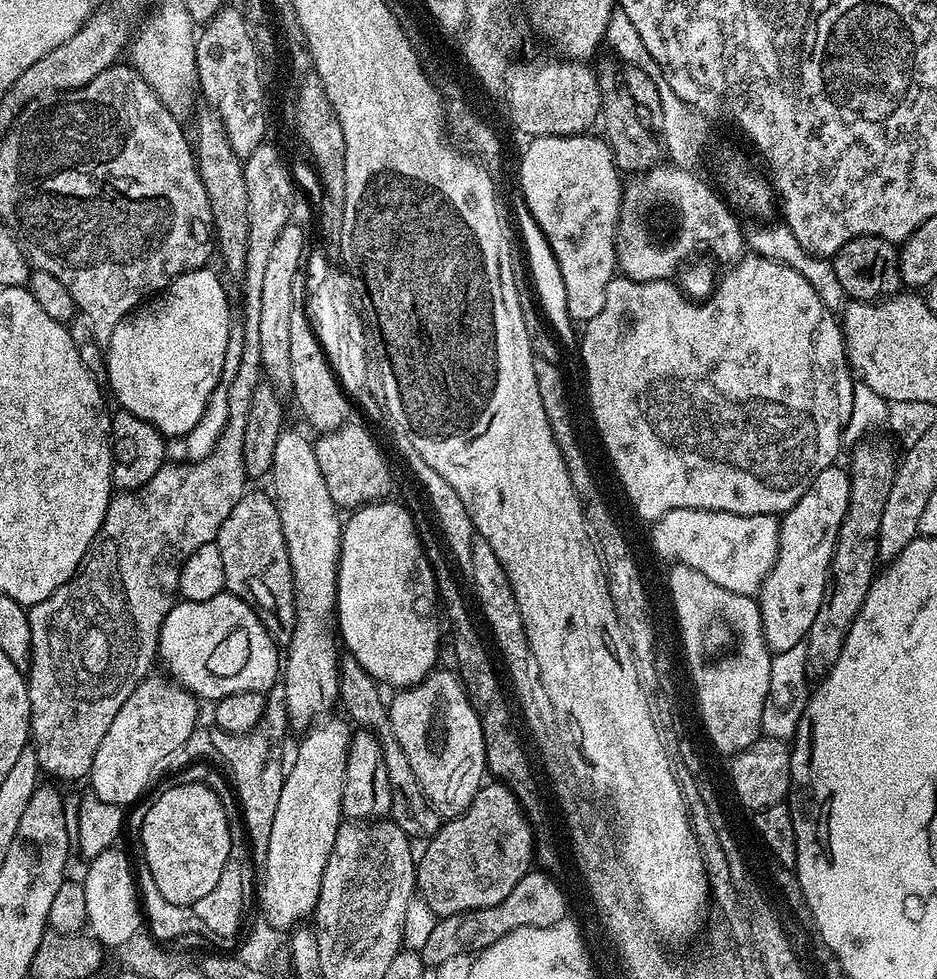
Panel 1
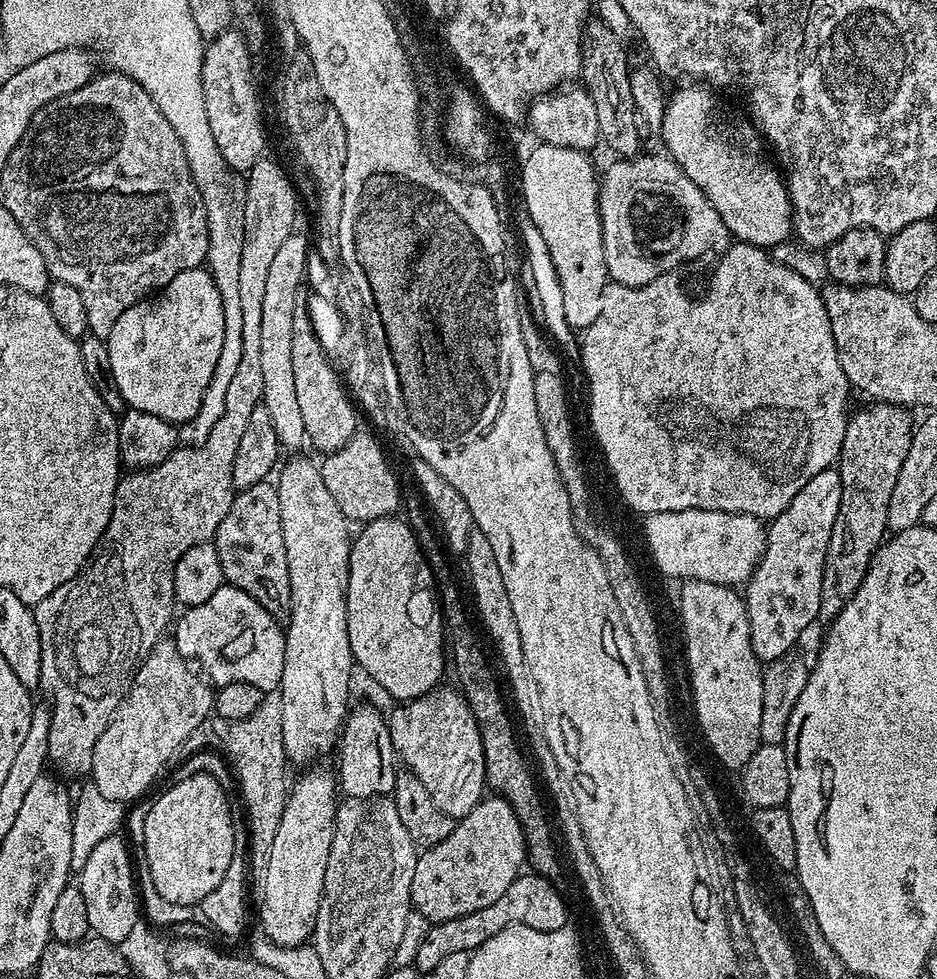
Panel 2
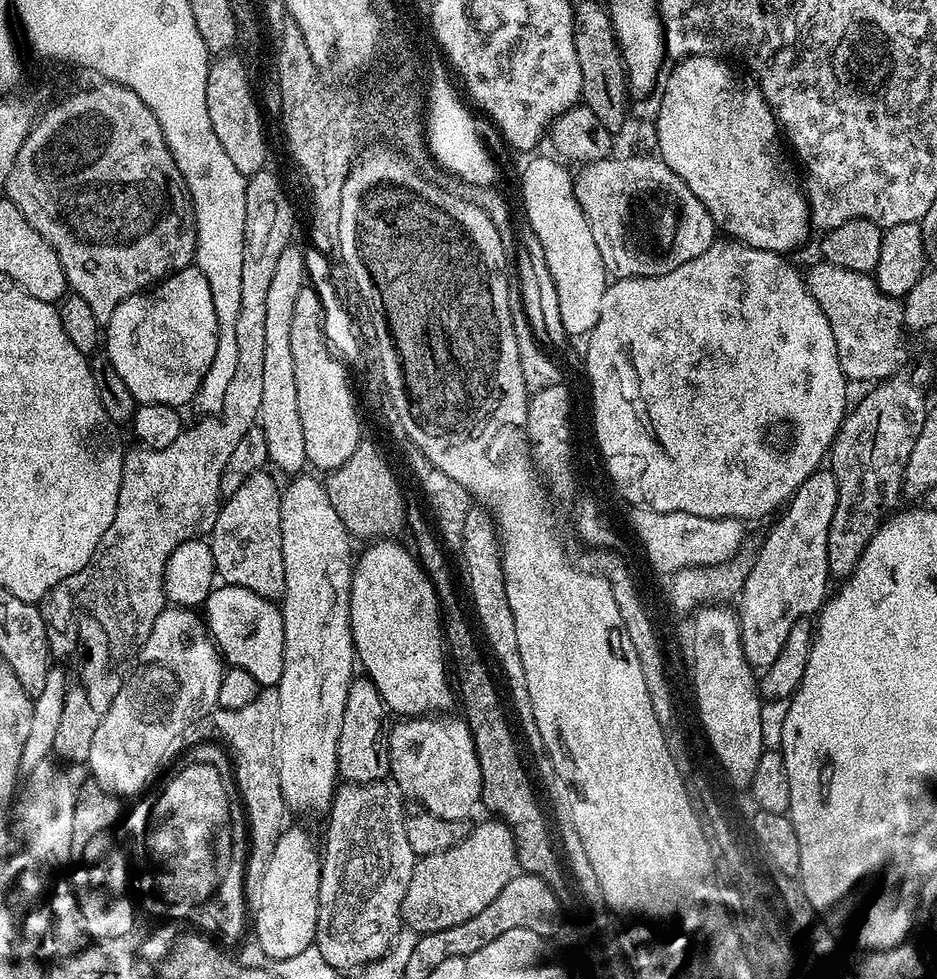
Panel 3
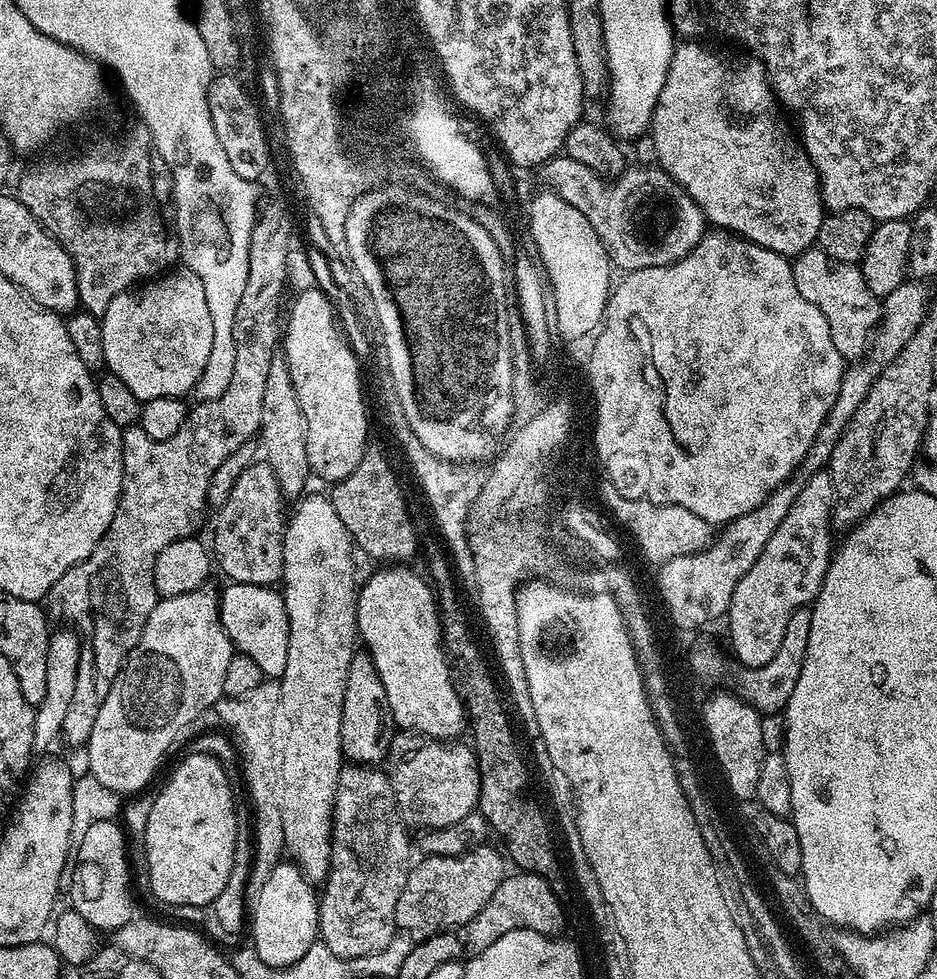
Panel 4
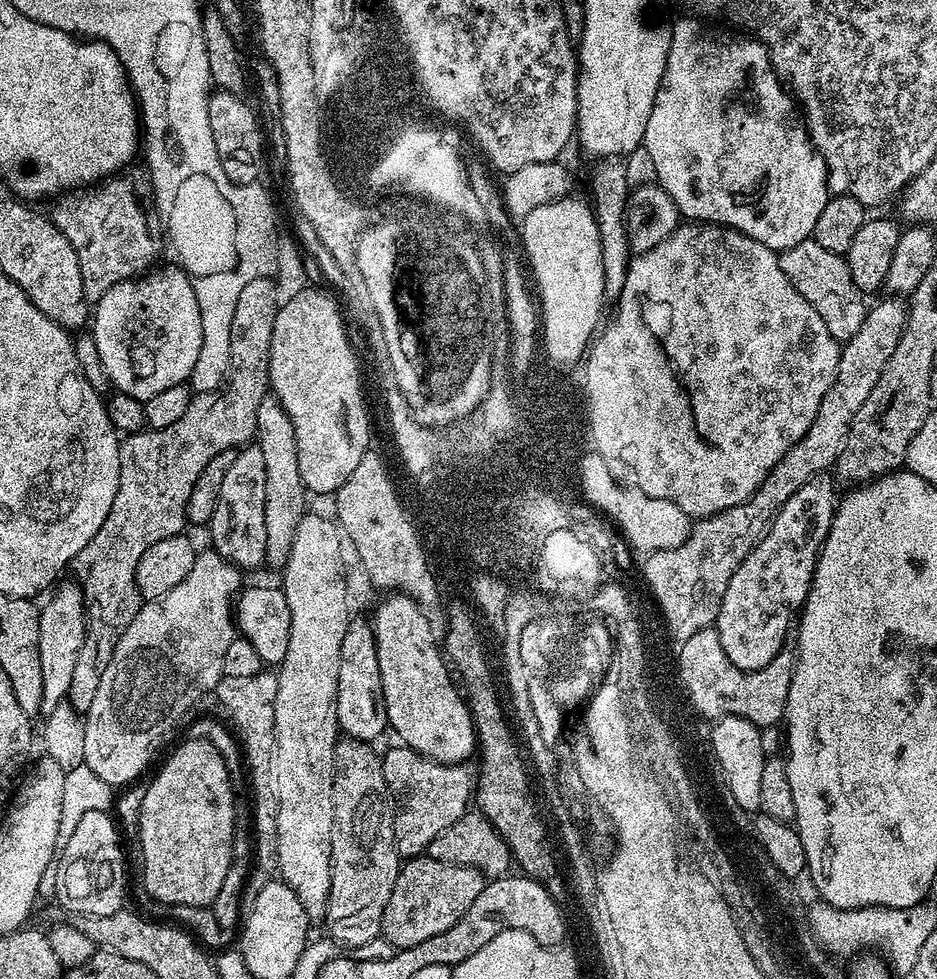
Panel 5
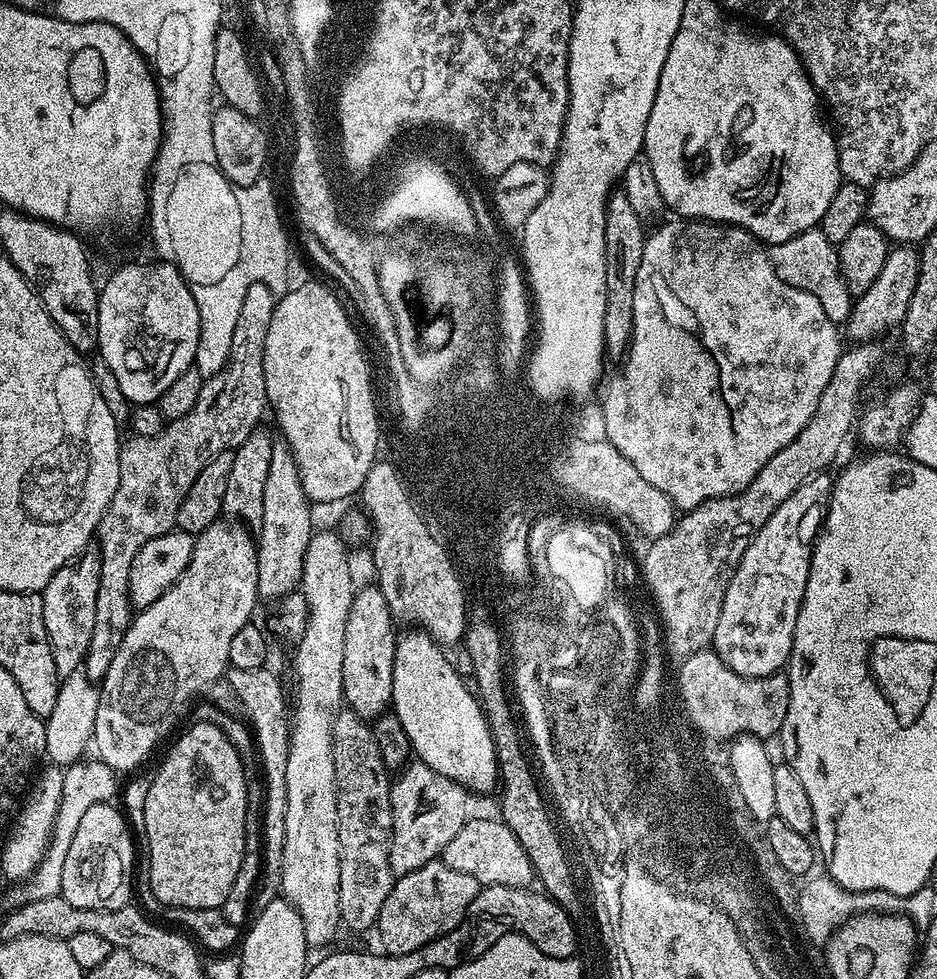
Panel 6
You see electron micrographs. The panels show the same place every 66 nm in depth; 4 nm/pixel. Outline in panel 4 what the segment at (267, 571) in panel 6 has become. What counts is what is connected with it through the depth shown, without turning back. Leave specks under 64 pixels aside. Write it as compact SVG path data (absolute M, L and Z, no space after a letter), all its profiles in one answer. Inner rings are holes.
M280 354L273 355L270 374L266 374L258 444L262 449L263 459L268 461L270 470L274 470L274 478L278 478L281 496L299 498L305 495L304 483L310 480L312 471L306 458L306 418L302 414L302 406L298 406L298 396L294 394L294 386L290 382L290 370Z

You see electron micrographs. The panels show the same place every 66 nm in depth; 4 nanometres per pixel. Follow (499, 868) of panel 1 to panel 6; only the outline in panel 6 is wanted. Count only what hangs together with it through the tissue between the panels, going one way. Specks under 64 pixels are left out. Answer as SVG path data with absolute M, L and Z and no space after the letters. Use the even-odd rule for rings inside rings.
M440 858L399 877L393 883L390 894L386 894L386 902L382 902L382 910L374 925L374 932L380 935L380 944L384 947L381 949L390 956L410 954L410 950L418 950L426 946L426 942L454 930L465 923L481 887L474 878L470 878L470 874L450 870L450 866L446 866Z

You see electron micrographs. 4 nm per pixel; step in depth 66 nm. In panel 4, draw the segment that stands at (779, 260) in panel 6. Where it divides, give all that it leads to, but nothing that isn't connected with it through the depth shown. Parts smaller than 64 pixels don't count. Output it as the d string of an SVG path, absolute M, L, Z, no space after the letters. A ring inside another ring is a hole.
M813 246L795 257L791 261L791 266L794 286L798 286L798 291L802 293L802 298L806 298L806 302L814 302L814 306L818 306L818 310L822 310L822 318L826 318L826 322L830 326L830 339L834 341L838 354L842 354L845 361L859 361L867 353L882 315L881 297L873 294L870 286L866 286L866 278L860 273L859 263L836 261L834 258L828 257L820 247Z

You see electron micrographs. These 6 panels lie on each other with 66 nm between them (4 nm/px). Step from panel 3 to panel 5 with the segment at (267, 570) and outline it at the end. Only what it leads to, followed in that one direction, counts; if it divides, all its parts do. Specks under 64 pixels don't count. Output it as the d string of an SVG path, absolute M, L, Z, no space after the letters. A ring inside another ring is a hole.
M252 442L236 453L233 465L222 482L218 506L210 521L211 547L237 568L265 567L266 554L266 461L260 445Z

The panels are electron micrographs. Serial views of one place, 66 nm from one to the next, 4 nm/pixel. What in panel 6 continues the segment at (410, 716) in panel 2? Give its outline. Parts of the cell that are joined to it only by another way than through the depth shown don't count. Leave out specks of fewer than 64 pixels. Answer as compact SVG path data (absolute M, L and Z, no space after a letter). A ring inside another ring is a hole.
M419 762L409 763L397 776L400 777L397 780L395 777L390 784L392 841L388 844L388 865L392 868L393 877L399 878L418 870L418 866L426 866L426 862L437 859L443 853L446 842L450 842L450 838L454 838L454 834L458 834L470 818L467 804L470 796L461 784Z

